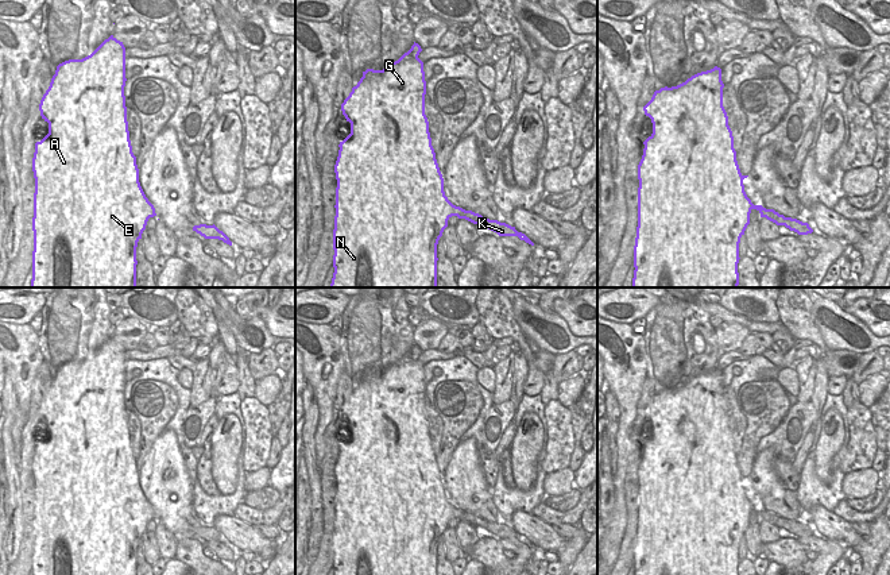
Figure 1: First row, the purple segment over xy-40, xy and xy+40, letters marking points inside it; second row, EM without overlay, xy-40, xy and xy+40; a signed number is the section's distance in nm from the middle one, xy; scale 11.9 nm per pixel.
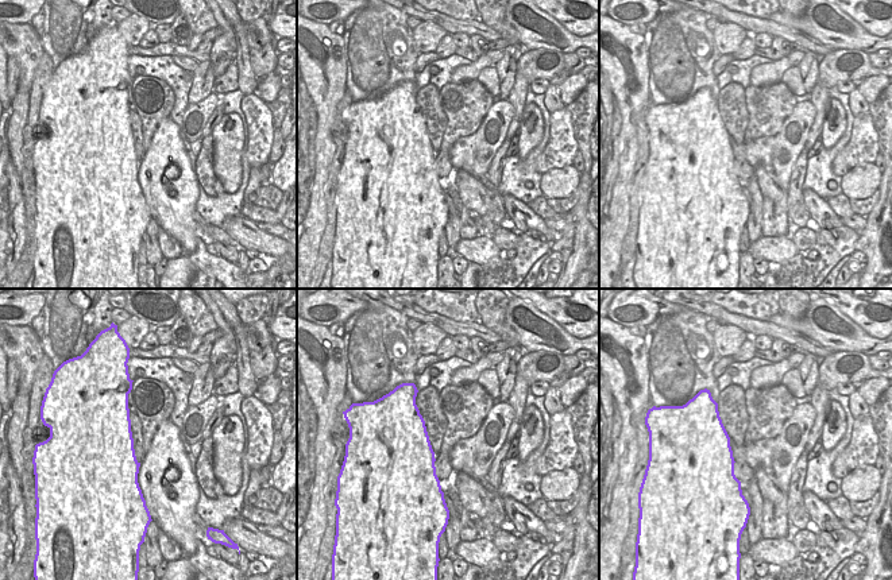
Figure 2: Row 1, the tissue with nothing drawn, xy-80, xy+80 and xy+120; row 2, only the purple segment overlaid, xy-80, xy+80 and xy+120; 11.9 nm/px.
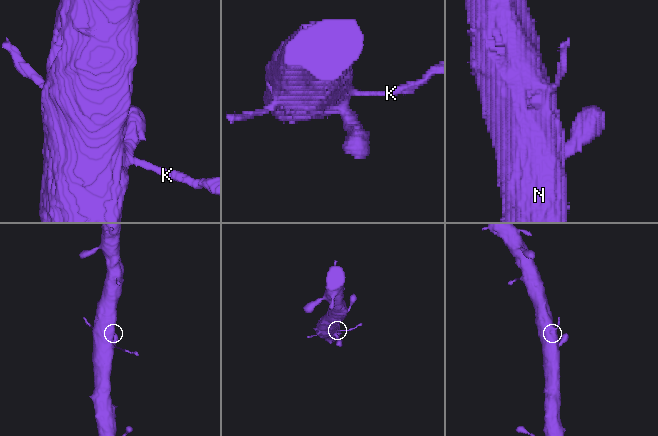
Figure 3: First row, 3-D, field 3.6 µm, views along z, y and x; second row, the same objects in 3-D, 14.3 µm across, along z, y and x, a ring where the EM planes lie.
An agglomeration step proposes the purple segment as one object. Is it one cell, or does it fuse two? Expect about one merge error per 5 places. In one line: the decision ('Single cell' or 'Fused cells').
Single cell

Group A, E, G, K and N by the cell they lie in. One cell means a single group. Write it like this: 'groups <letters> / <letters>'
groups A E G K N

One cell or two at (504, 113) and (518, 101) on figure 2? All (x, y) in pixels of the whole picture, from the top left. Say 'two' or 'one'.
two

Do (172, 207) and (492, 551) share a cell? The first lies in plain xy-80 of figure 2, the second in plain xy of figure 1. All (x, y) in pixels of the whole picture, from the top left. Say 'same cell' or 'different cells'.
different cells

